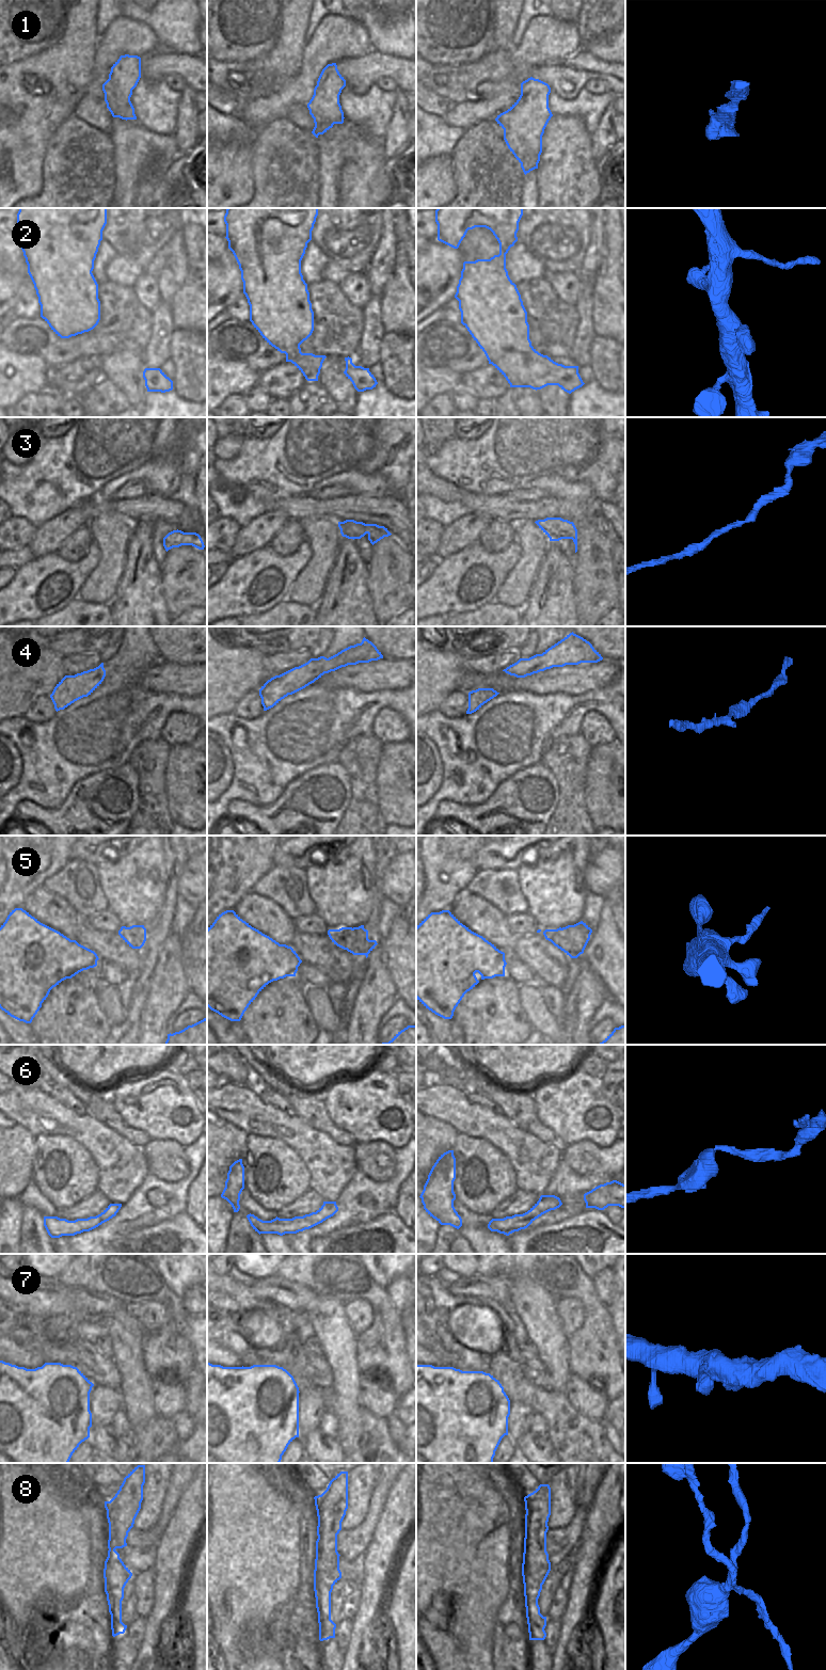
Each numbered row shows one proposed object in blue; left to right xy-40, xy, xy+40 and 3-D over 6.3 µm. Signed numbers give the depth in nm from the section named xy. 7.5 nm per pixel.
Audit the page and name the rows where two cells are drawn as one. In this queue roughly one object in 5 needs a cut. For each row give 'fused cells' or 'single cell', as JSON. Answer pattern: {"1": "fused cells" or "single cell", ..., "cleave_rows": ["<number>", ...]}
{"1": "single cell", "2": "single cell", "3": "single cell", "4": "single cell", "5": "fused cells", "6": "single cell", "7": "single cell", "8": "fused cells", "cleave_rows": ["5", "8"]}

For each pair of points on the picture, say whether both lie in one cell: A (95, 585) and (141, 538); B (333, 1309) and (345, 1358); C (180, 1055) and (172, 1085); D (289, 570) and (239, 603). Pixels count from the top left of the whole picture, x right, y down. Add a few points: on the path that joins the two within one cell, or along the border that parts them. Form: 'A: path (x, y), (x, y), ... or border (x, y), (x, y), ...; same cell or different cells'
A: border (132, 528), (127, 544), (125, 567), (120, 577); different cells
B: path (333, 1321), (333, 1330), (338, 1339), (339, 1347); same cell
C: border (163, 1065), (171, 1070), (177, 1071); different cells
D: path (273, 563), (257, 571), (247, 587); same cell

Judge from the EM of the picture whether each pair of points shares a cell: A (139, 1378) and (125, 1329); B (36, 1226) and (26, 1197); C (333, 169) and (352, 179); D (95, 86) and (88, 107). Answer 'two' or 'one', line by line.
A: one
B: two
C: two
D: two

